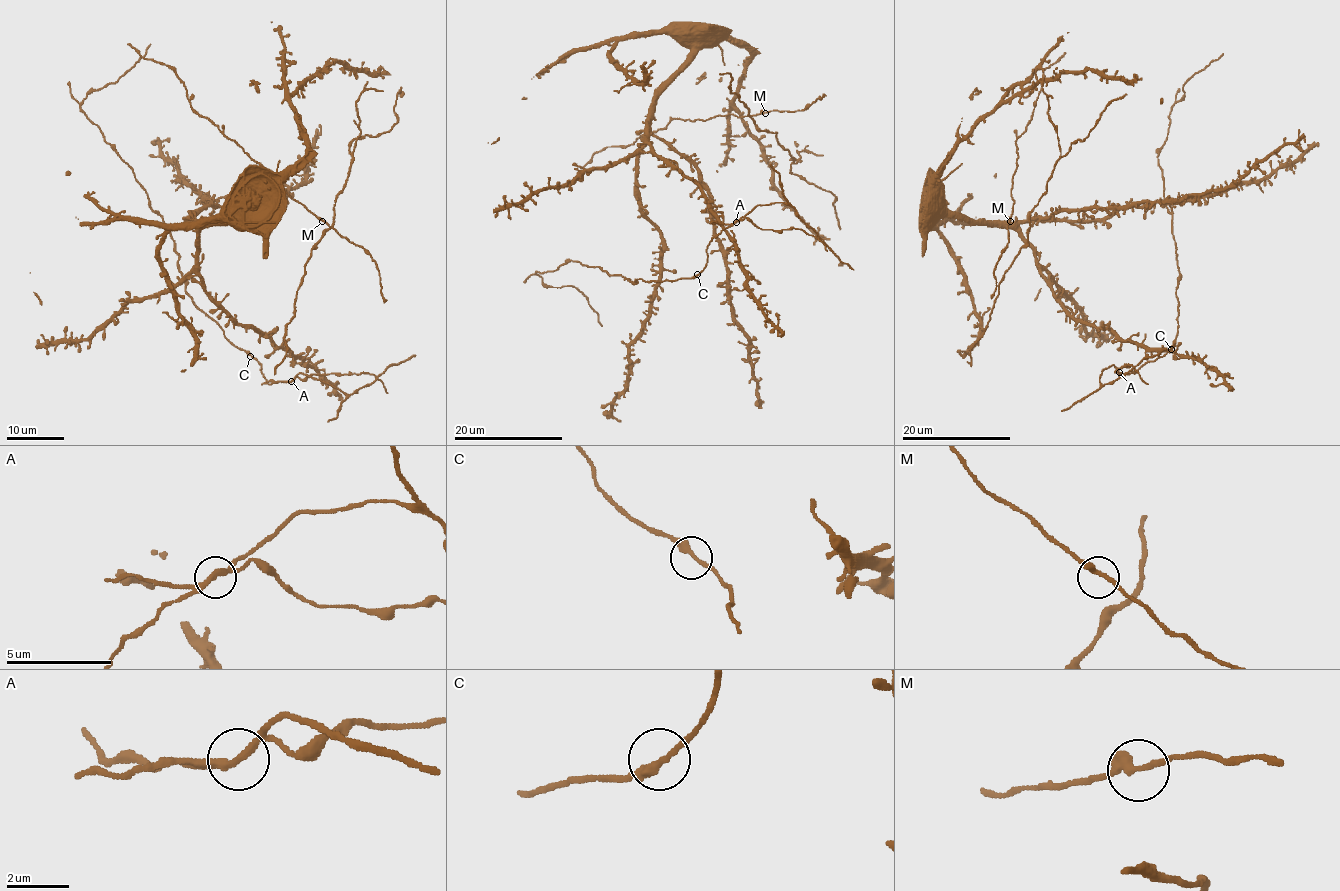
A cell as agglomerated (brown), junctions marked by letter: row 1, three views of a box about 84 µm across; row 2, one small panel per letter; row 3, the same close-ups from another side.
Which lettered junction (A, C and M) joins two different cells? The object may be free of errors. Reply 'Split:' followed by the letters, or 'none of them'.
Split: A

